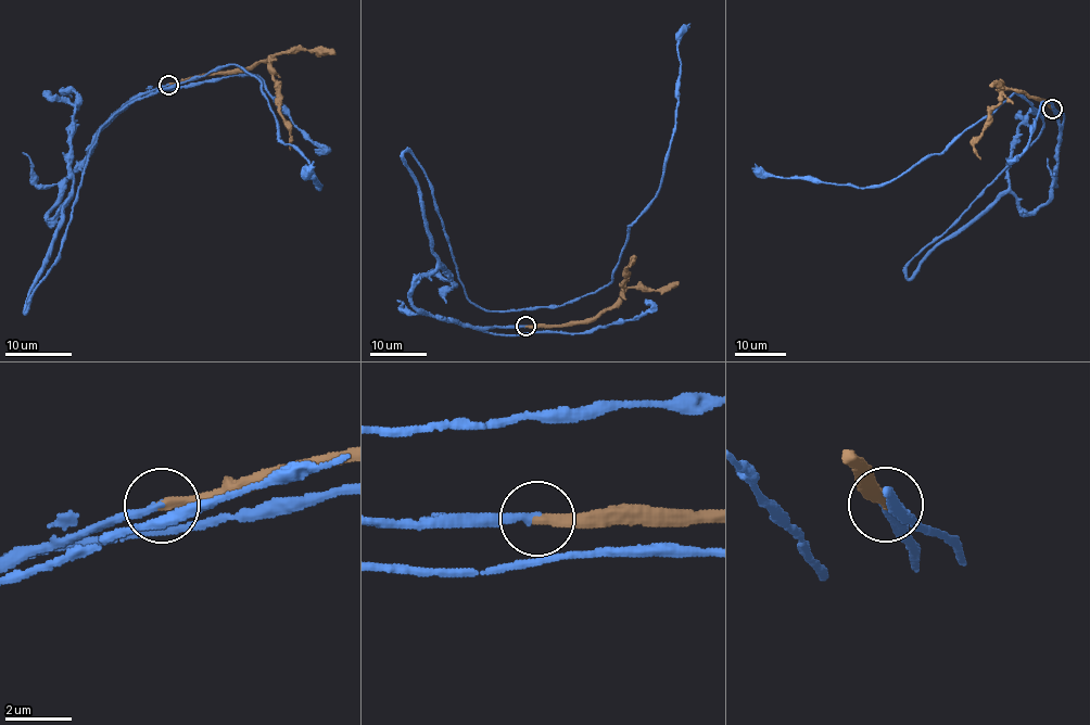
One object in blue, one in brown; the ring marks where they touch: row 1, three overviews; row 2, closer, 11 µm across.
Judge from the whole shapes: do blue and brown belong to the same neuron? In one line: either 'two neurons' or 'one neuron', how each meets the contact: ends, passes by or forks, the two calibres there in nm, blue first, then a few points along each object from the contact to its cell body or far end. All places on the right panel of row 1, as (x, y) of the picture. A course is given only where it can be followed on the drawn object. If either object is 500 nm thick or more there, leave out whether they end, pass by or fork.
one neuron; blue passes by; brown ends there; 160 nm thick on the blue side, 320 nm on the other; blue runs (1052, 109), (1046, 203), (1001, 192), (909, 278), (1035, 140), (1030, 103), (862, 188), (752, 168); brown runs (1052, 109), (1048, 102), (1006, 89), (1002, 101), (990, 112), (990, 124), (973, 144), (980, 159)

